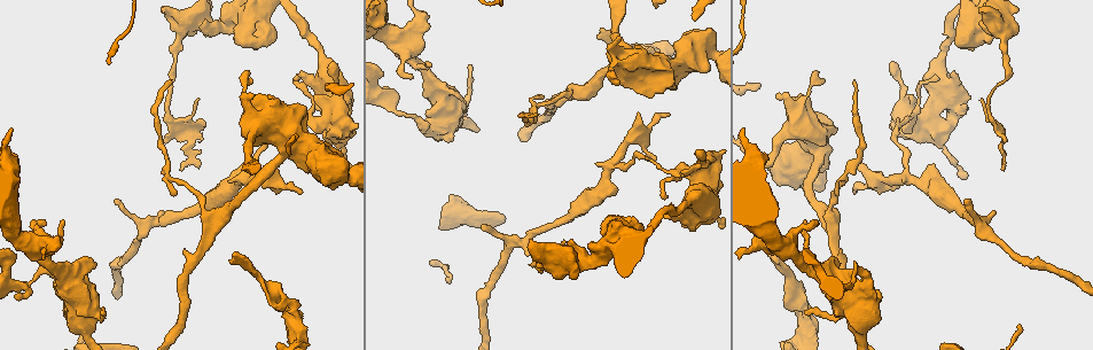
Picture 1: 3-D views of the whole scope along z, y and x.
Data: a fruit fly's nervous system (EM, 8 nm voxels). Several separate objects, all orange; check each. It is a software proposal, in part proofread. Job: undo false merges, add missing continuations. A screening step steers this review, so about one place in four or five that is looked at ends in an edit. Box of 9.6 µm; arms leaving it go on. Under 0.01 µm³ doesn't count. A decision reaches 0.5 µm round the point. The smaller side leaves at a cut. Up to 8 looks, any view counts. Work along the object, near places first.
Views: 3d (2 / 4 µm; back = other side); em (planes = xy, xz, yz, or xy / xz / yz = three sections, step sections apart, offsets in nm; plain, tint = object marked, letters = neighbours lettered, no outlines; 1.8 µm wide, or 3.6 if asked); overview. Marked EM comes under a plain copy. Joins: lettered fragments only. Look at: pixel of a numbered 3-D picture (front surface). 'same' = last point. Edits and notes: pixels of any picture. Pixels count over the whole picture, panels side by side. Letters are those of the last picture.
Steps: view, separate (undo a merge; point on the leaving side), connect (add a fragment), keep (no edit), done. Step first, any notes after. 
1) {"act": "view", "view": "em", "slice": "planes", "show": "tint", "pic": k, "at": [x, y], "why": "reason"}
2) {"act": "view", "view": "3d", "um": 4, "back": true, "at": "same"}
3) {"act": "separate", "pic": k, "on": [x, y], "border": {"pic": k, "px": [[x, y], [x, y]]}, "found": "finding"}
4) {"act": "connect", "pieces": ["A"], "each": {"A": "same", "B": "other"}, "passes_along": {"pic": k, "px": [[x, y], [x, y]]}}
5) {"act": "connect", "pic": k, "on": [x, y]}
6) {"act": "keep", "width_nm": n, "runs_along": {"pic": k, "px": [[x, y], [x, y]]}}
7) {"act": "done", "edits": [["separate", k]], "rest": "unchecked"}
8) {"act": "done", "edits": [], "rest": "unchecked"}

{"act": "view", "view": "3d", "um": 4, "back": true, "pic": 1, "at": [799, 329], "why": "free end"}

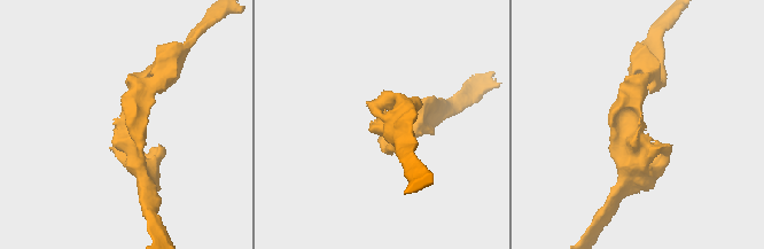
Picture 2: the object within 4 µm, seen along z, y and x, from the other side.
{"act": "view", "view": "em", "slice": "planes", "show": "letters", "pic": 2, "at": [112, 119], "why": "need the tissue"}

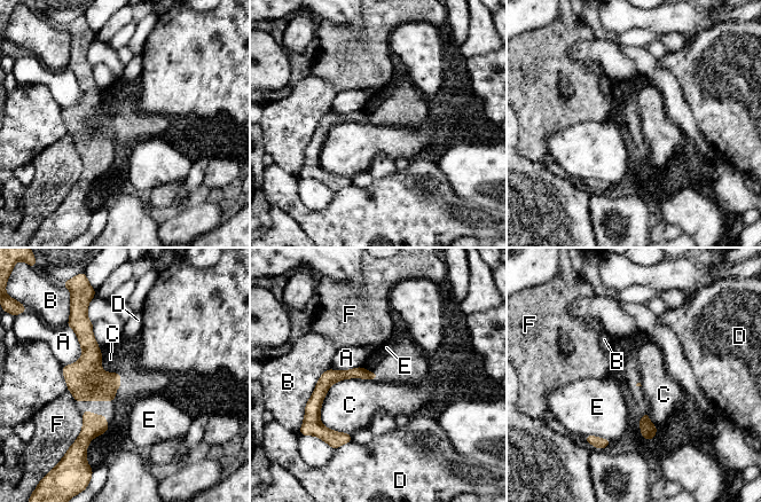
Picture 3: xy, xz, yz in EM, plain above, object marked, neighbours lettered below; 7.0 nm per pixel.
{"act": "keep", "each": {"A": "other", "B": "other", "C": "other", "D": "other", "E": "other", "F": "other"}, "runs_along": {"pic": 3, "px": [[374, 376], [336, 375], [314, 400]]}, "found": "none of them fits"}

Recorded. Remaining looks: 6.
{"act": "view", "view": "em", "slice": "planes", "show": "letters", "pic": 1, "at": [600, 29], "why": "free end"}

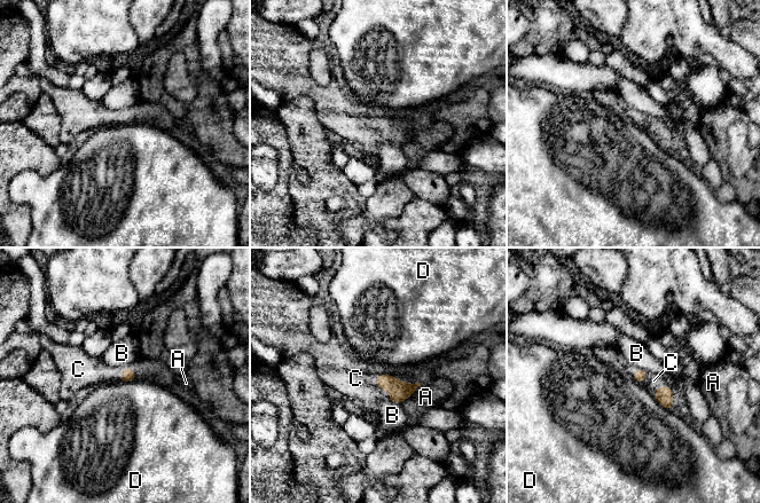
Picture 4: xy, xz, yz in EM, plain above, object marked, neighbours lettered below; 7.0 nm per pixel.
{"act": "connect", "pieces": ["C"], "width_nm": 80, "each": {"A": "other", "B": "other", "C": "same", "D": "other"}, "passes_along": {"pic": 4, "px": [[400, 390], [398, 379], [362, 376]]}, "found": "it goes on there"}

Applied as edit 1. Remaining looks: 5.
{"act": "view", "view": "em", "um": 3.6, "slice": "yz", "step": 4, "show": "tint", "pic": 1, "at": [618, 82], "why": "free end"}

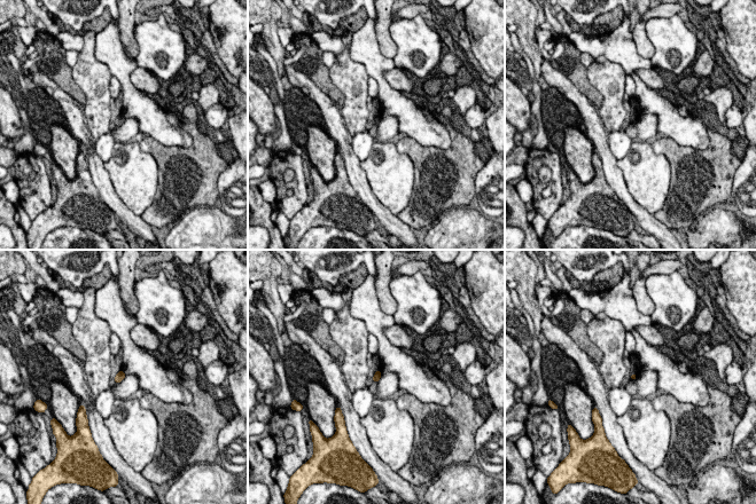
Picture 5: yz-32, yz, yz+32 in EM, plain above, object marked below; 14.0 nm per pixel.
{"act": "view", "view": "em", "um": 3.6, "slice": "xz", "step": 16, "show": "letters", "at": "same", "why": "cut it another way"}

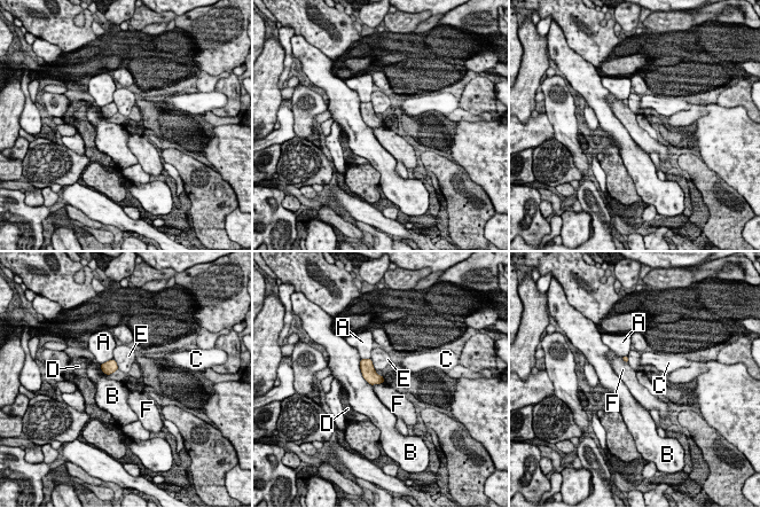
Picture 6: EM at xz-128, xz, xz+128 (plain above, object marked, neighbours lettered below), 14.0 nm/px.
{"act": "keep", "each": {"A": "other", "B": "other", "C": "other", "D": "other", "E": "other", "F": "other"}, "border": {"pic": 6, "px": [[384, 381], [373, 385]]}, "found": "none of them fits"}

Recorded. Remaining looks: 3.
{"act": "view", "view": "em", "slice": "planes", "show": "tint", "pic": 1, "at": [309, 120], "why": "calibre changes"}

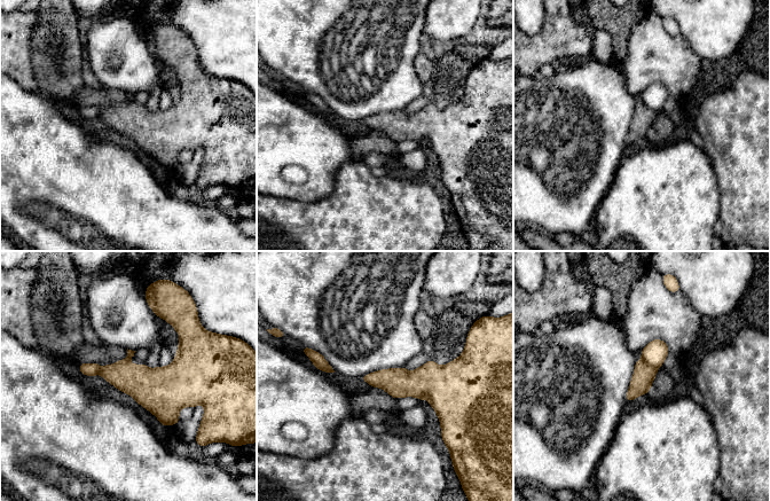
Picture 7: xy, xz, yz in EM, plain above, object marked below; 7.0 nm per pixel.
{"act": "view", "view": "em", "slice": "planes", "show": "letters", "at": "same", "why": "what lies round it"}

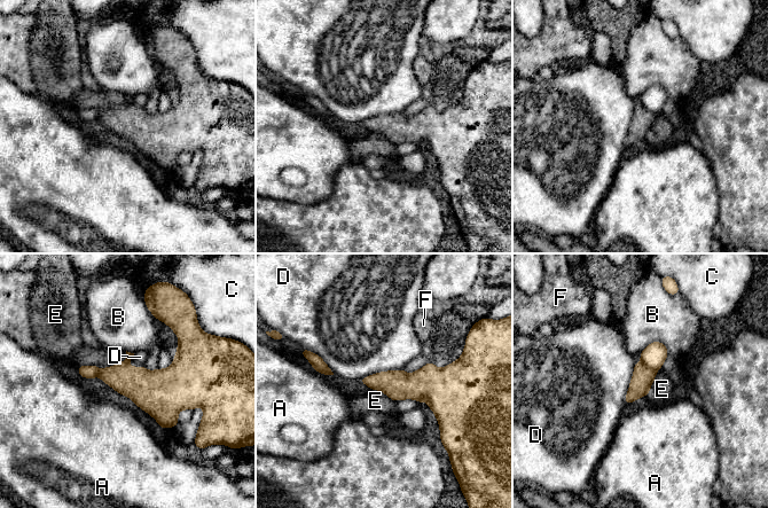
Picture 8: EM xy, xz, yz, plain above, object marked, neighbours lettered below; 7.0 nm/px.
{"act": "separate", "pic": 8, "on": [653, 356], "each": {"A": "other", "B": "other", "C": "other", "D": "other", "E": "other", "F": "other"}, "border": {"pic": 8, "px": [[641, 359], [647, 366], [656, 370]]}, "found": "two cells meet here"}

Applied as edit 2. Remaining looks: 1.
{"act": "done", "edits": [["connect", 4], ["separate", 8]], "rest": "unchecked"}

